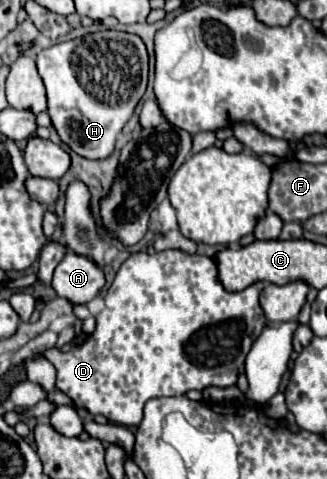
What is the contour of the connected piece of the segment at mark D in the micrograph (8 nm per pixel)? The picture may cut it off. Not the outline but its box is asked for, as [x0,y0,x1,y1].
[42,250,266,426]

